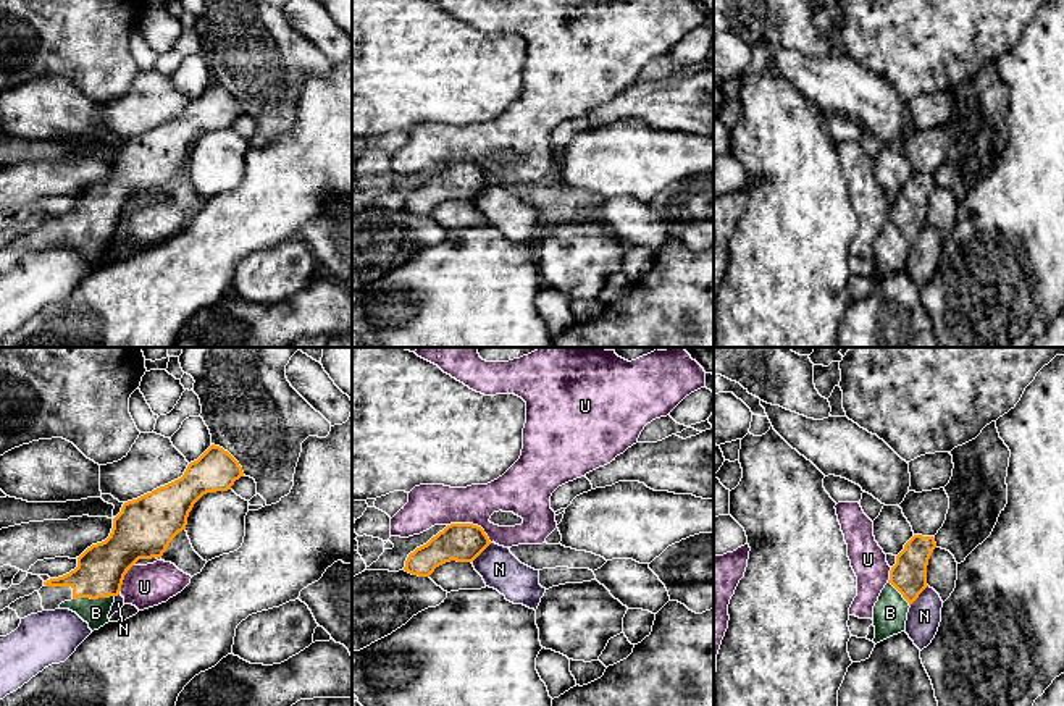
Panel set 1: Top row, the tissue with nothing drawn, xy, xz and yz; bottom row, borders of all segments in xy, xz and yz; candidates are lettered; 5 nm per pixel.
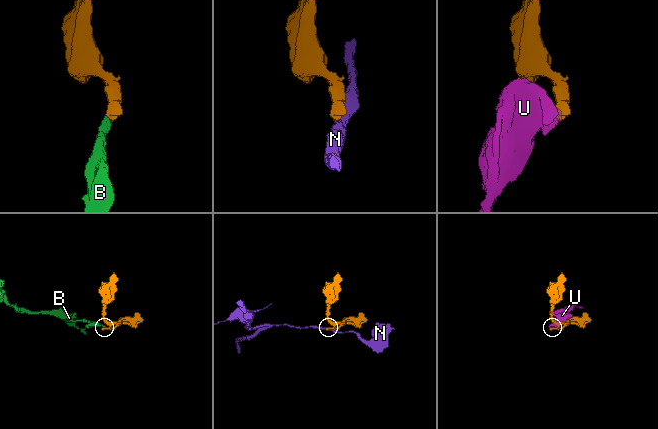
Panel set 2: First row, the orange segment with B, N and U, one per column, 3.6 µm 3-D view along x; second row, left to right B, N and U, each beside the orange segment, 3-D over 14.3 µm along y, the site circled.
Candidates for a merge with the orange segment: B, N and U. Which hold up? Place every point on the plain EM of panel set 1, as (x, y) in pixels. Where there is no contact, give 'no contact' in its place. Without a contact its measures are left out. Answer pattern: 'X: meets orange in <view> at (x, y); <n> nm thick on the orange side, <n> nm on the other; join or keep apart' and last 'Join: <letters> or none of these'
B: meets orange in xy at (92, 236); 240 nm thick on the orange side, 130 nm on the other; join
N: meets orange in xz at (481, 189); 190 nm thick on the orange side, 190 nm on the other; keep apart
U: meets orange in xz at (472, 162); 190 nm thick on the orange side, 200 nm on the other; keep apart
Join: B

